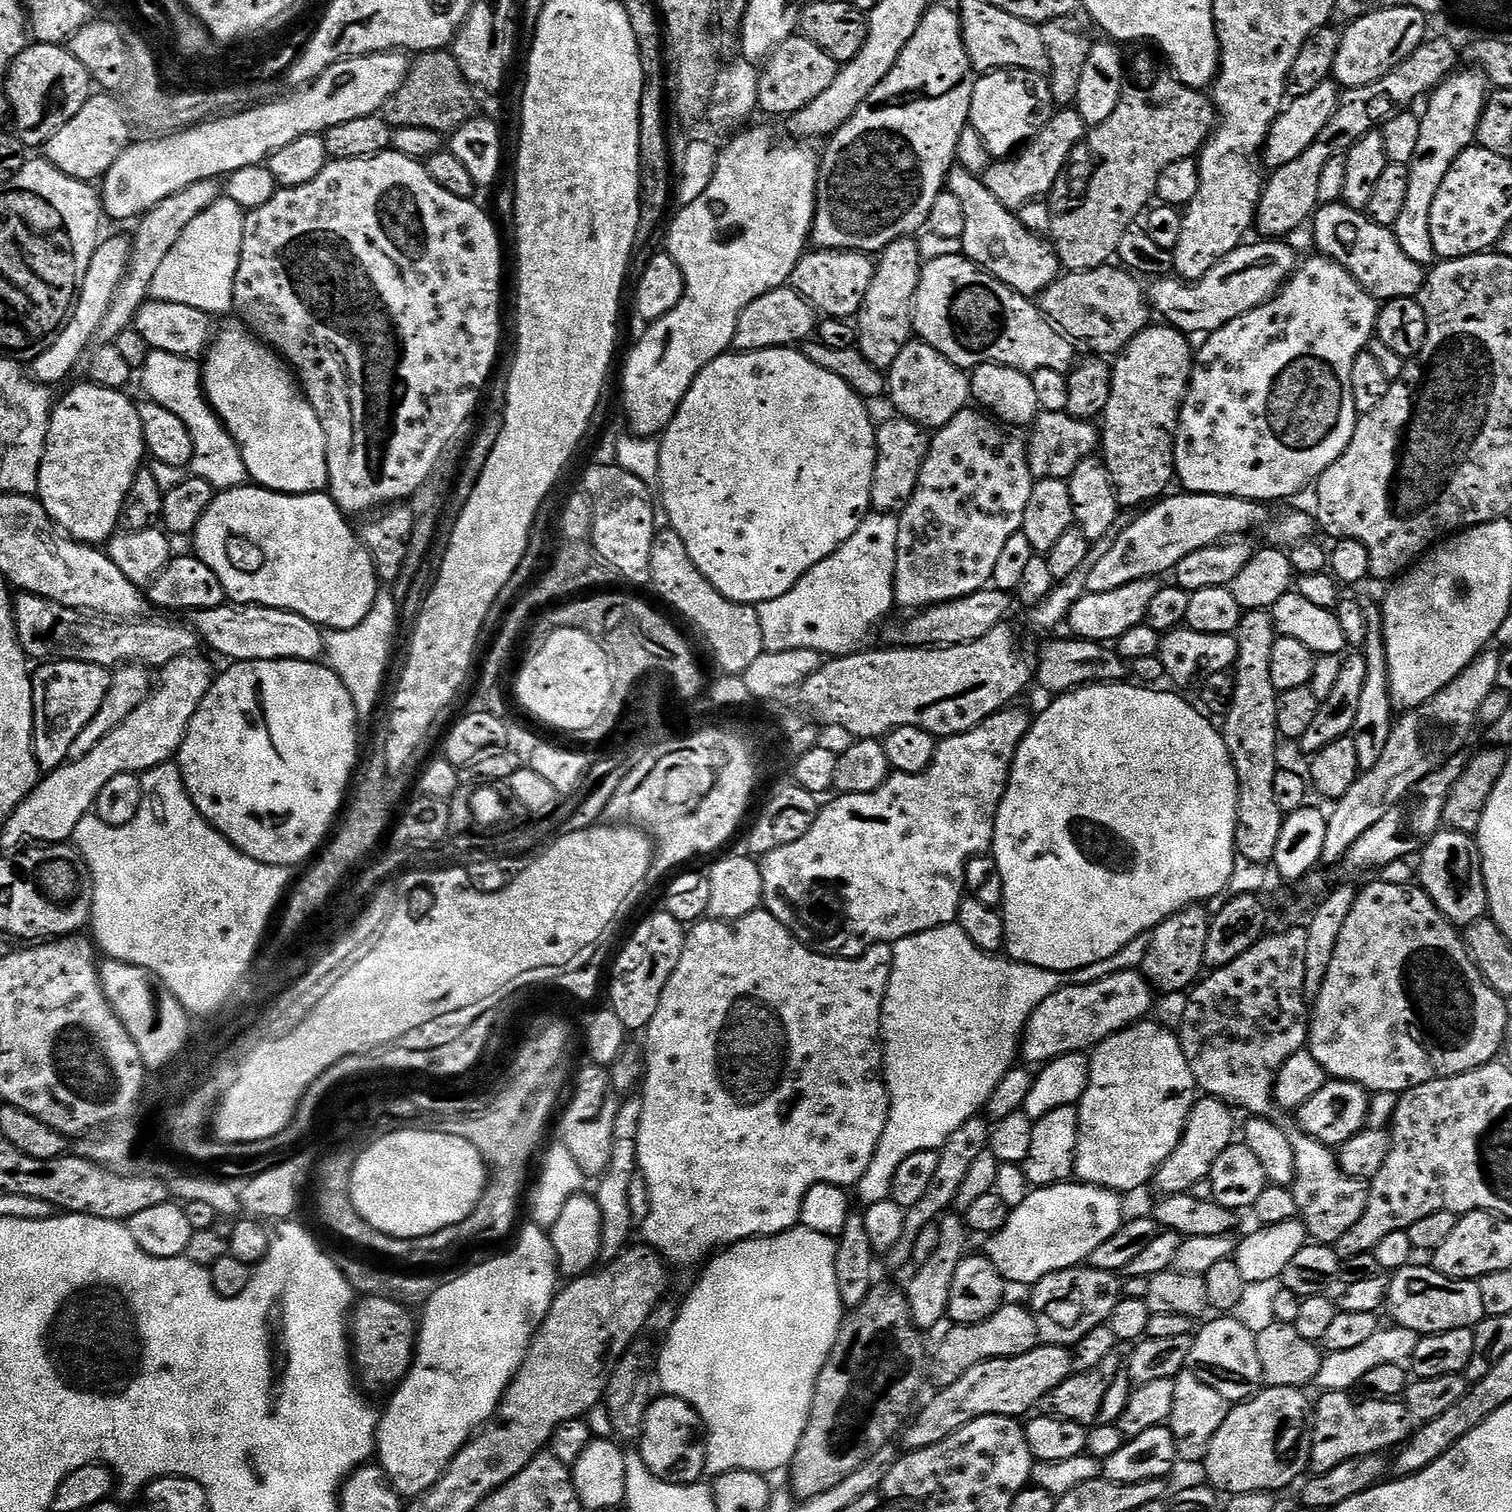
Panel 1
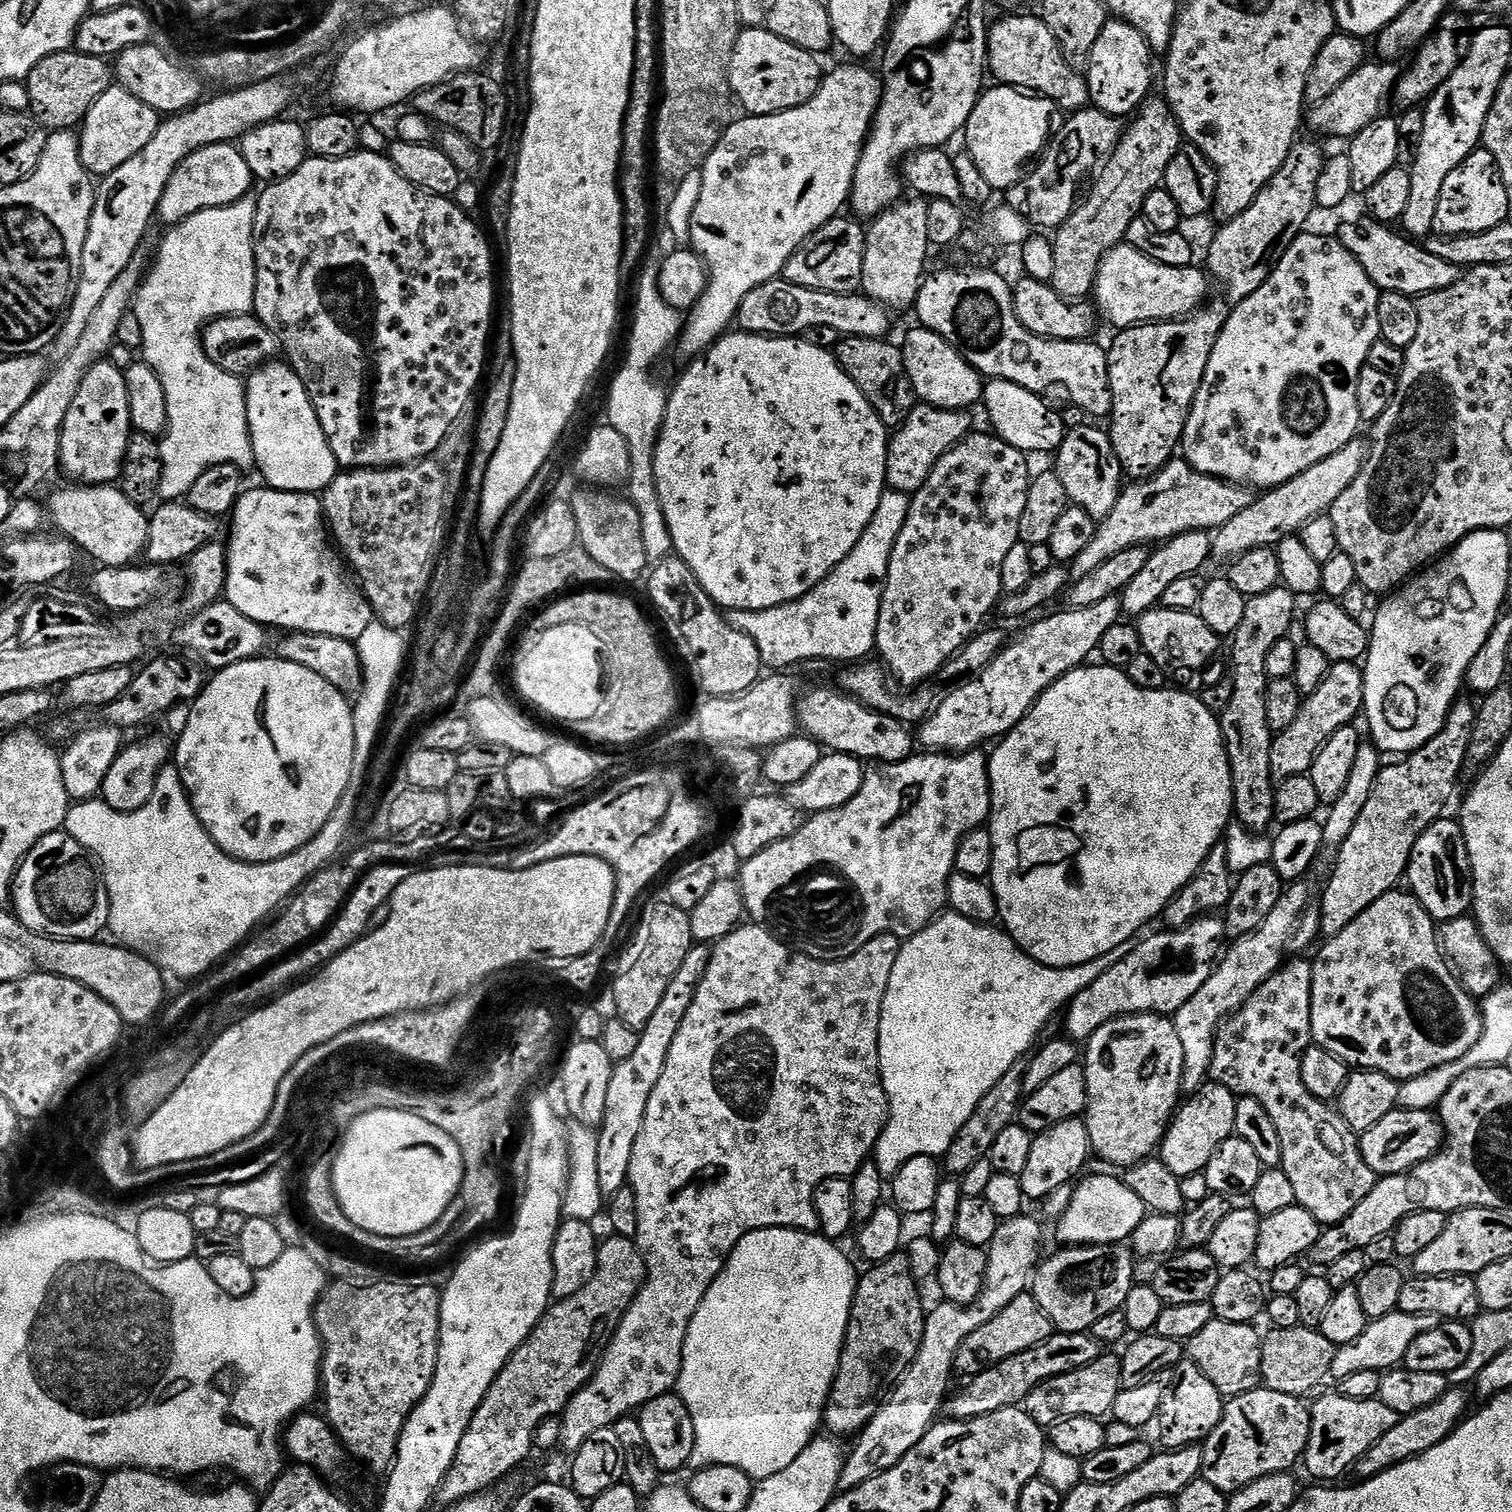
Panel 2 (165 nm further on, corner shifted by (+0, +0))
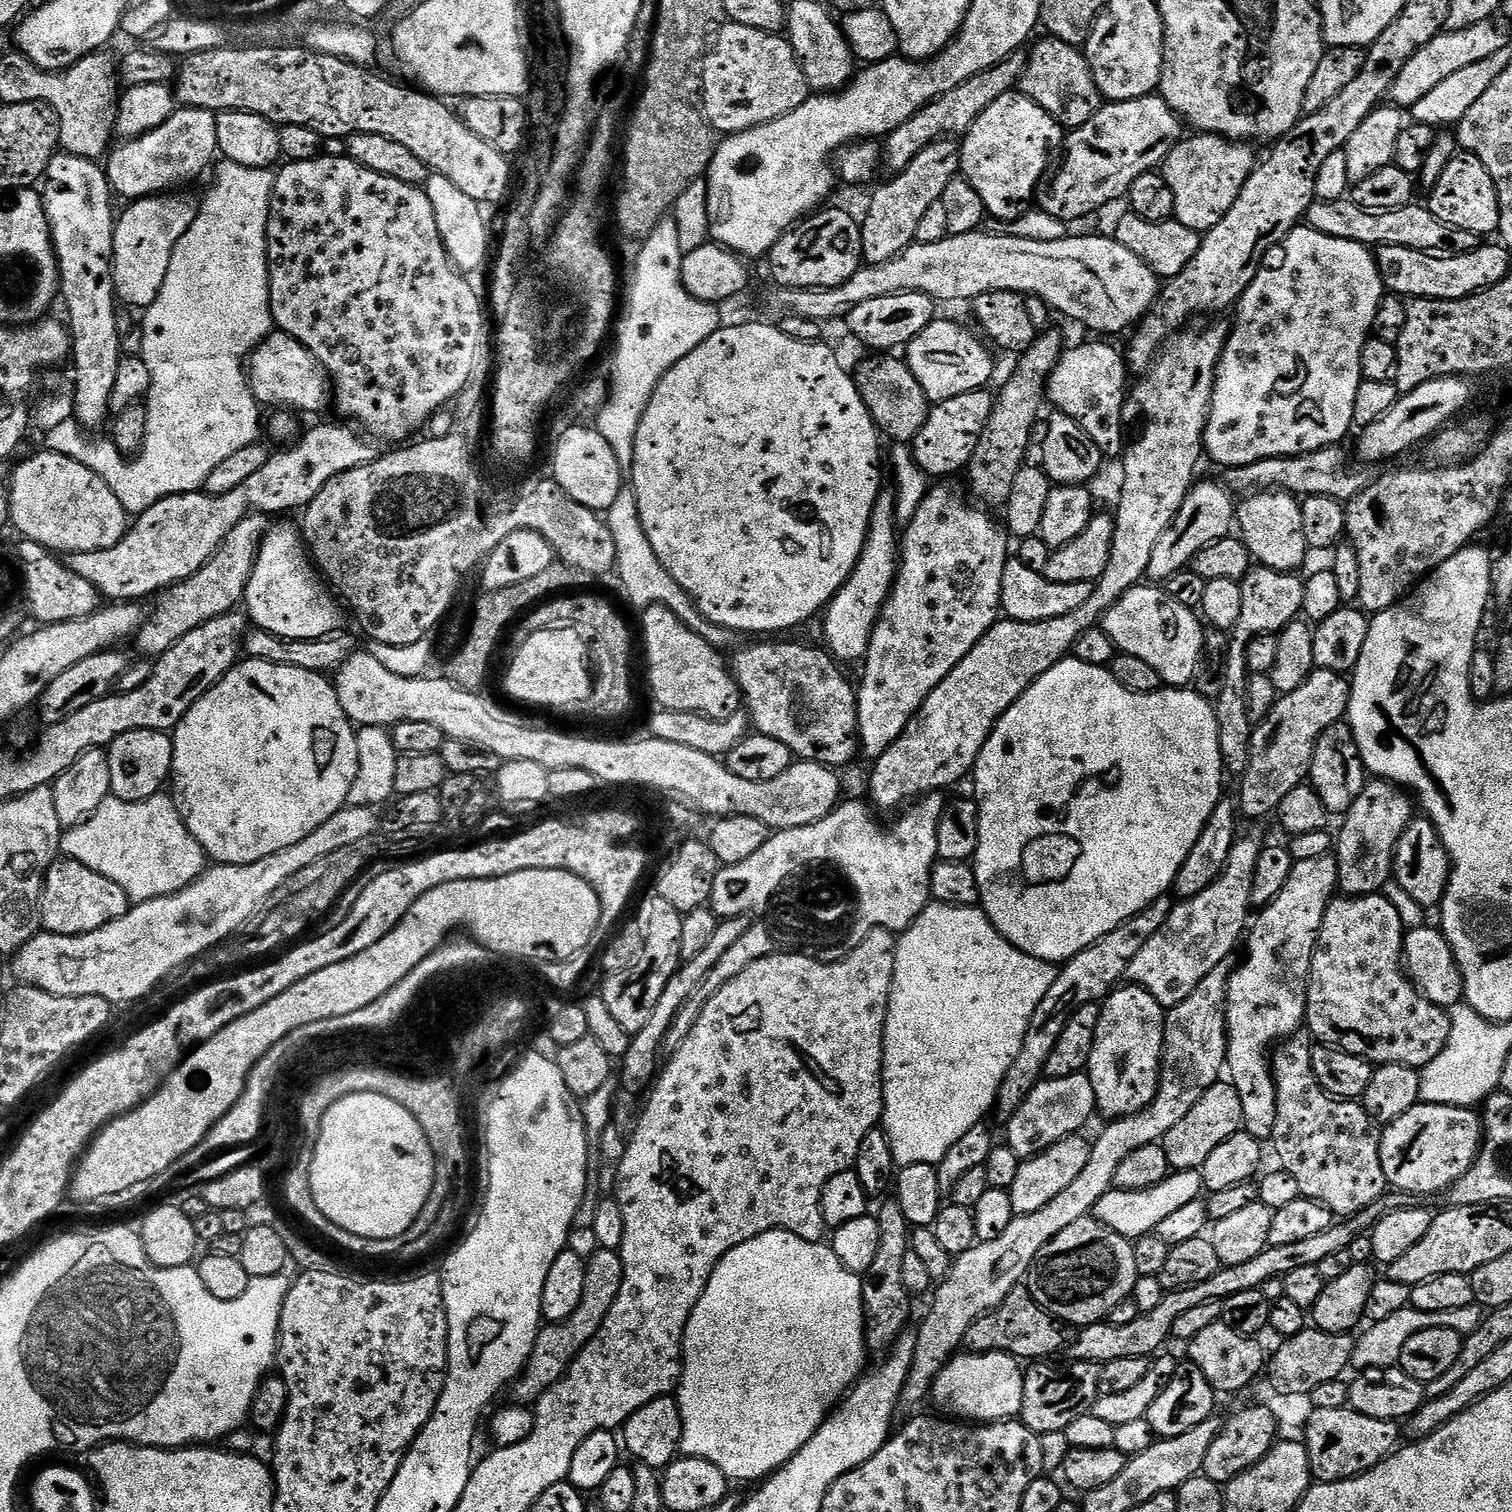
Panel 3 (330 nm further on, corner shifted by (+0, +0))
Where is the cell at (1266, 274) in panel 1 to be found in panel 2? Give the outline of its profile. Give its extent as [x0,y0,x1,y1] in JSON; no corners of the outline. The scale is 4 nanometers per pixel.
[1094,242,1210,330]

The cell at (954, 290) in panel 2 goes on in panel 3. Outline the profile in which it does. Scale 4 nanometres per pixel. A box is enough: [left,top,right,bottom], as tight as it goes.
[1046,342,1130,457]

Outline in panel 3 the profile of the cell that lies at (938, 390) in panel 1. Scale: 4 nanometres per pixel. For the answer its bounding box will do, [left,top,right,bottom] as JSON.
[906,318,994,404]

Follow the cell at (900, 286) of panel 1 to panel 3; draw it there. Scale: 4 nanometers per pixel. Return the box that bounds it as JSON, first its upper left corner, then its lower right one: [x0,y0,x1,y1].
[860,138,960,264]

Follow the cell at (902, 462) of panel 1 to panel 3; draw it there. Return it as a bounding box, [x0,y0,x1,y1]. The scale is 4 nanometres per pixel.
[911,388,993,478]

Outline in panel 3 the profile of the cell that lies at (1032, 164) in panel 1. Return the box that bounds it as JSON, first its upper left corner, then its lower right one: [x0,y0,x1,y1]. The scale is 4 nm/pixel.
[1035,94,1180,222]

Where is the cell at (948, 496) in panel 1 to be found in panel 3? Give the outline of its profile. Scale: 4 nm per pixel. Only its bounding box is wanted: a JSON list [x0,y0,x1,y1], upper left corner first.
[856,482,1010,758]

